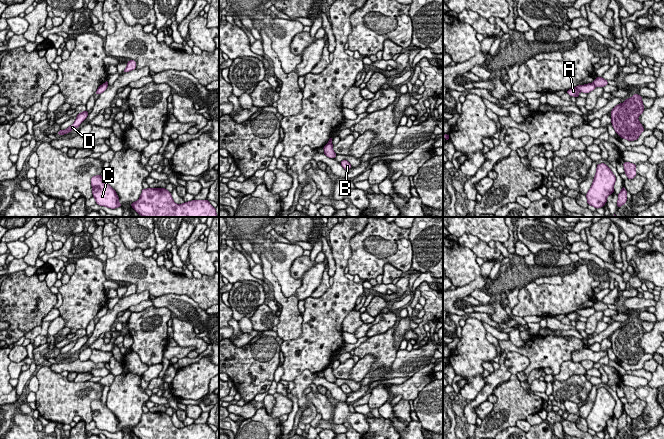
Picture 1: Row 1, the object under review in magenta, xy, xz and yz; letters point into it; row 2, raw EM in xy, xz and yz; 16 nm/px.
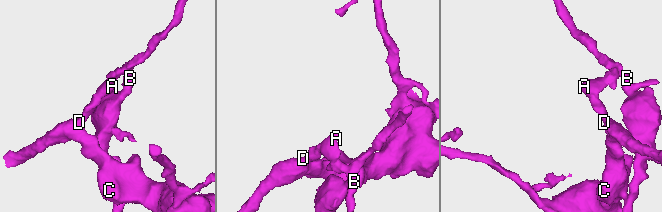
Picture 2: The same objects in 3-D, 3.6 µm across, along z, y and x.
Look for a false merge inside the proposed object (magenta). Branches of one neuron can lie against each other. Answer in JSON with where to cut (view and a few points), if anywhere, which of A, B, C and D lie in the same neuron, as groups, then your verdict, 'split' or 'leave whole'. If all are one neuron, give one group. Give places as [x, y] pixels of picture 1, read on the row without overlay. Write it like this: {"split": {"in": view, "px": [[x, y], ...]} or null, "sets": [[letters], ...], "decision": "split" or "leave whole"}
{"split": {"in": "yz", "px": [[593, 306], [595, 310]]}, "sets": [["A", "C", "D"], ["B"]], "decision": "split"}

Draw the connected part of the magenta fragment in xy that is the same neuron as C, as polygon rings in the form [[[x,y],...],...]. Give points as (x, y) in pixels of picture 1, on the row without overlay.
[[[100,399],[91,402],[92,418],[96,428],[111,433],[121,431],[119,421],[115,414]]]

